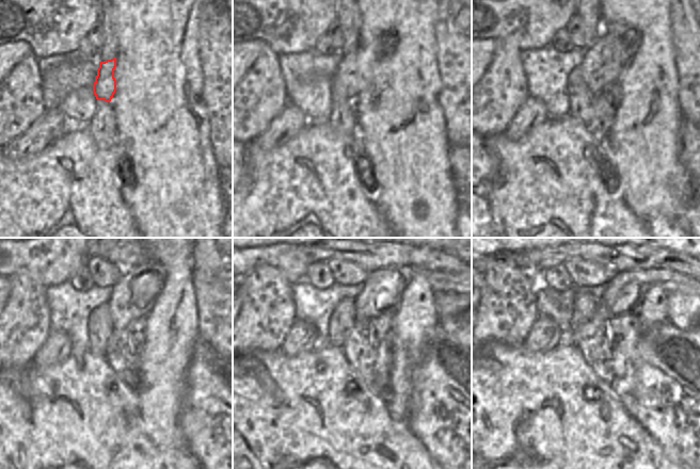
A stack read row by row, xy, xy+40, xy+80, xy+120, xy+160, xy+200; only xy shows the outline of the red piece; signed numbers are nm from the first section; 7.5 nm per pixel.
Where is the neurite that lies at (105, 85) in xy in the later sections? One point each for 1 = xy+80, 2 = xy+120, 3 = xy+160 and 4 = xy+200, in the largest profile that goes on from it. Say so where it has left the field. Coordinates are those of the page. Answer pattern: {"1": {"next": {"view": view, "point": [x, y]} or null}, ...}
{"1": {"next": {"view": "xy+80", "point": [604, 60]}}, "2": {"next": {"view": "xy+120", "point": [124, 308]}}, "3": {"next": {"view": "xy+160", "point": [380, 294]}}, "4": {"next": {"view": "xy+200", "point": [624, 293]}}}

